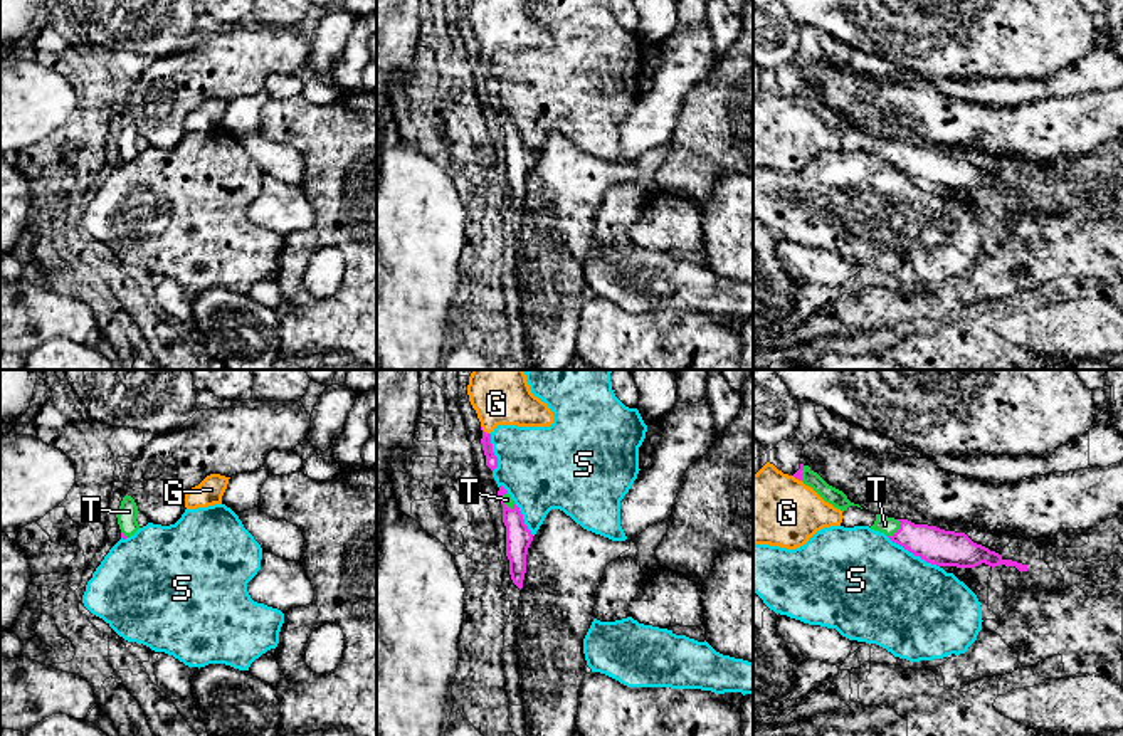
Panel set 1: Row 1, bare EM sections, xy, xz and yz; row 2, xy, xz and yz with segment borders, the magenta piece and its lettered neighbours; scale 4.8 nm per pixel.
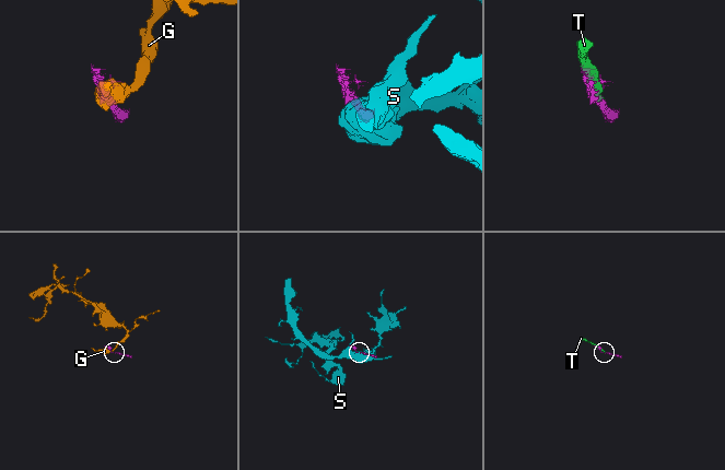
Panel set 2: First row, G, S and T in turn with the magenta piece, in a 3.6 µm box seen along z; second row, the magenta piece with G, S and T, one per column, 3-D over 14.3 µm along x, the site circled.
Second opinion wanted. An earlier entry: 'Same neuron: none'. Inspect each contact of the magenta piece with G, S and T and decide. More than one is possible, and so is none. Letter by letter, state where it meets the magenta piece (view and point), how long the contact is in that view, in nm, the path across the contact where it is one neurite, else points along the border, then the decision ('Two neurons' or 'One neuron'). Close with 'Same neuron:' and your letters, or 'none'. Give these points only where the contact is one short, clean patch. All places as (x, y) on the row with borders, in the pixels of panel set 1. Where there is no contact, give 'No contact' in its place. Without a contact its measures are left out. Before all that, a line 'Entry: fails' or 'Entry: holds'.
Entry: fails
G: Touches magenta at xz (483, 431). Shared border 60 nm. Two neurons
S: Touches magenta at yz (913, 553). Shared border 300 nm. Two neurons
T: Touches magenta at yz (898, 530). Shared border 100 nm. One neuron
Same neuron: T

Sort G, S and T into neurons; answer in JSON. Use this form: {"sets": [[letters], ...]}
{"sets": [["G"], ["S"], ["T"]]}

